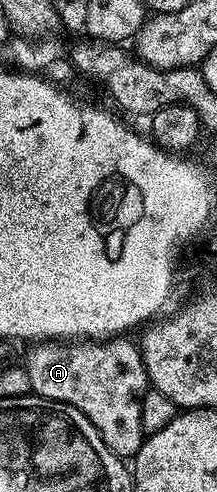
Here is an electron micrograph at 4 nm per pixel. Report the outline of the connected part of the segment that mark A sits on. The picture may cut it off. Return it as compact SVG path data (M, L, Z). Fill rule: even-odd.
M126 336L107 338L105 340L51 340L29 347L30 355L24 361L24 369L28 372L33 393L40 398L56 400L60 404L68 404L84 416L100 432L104 444L108 444L116 457L123 460L133 459L142 446L144 435L140 424L140 406L148 389L146 365L142 359L142 351L137 341L129 342Z

